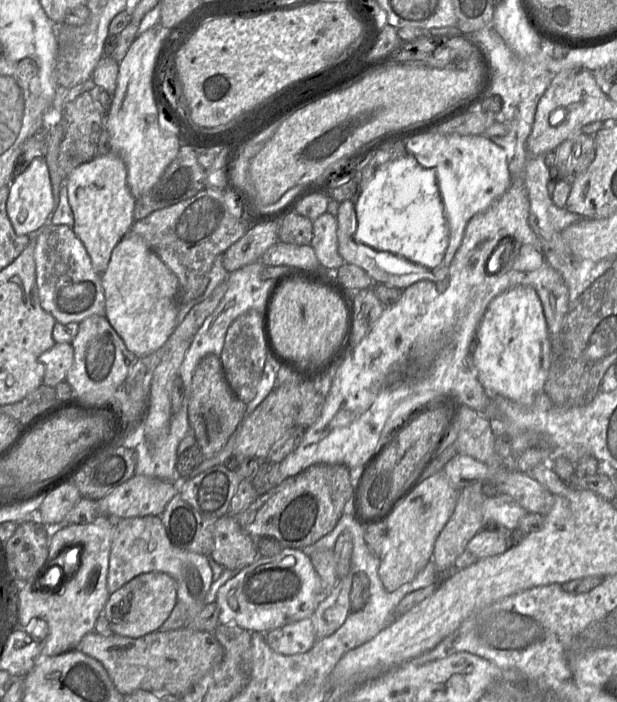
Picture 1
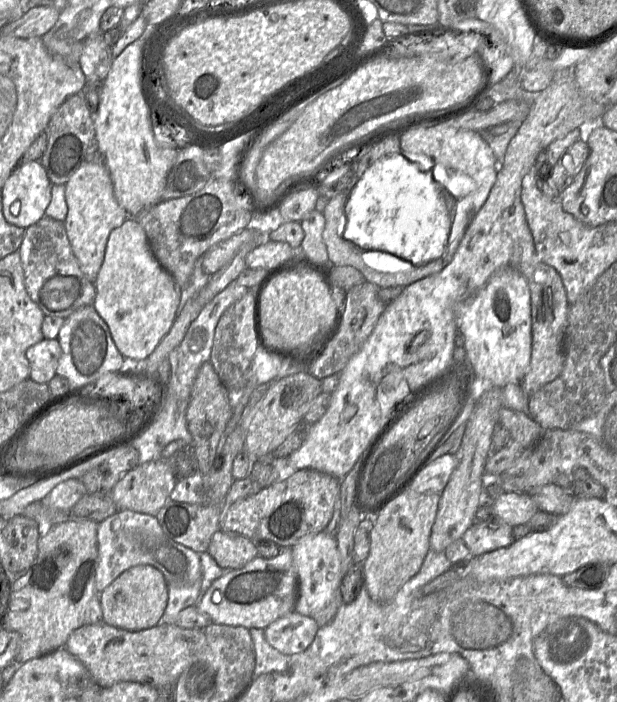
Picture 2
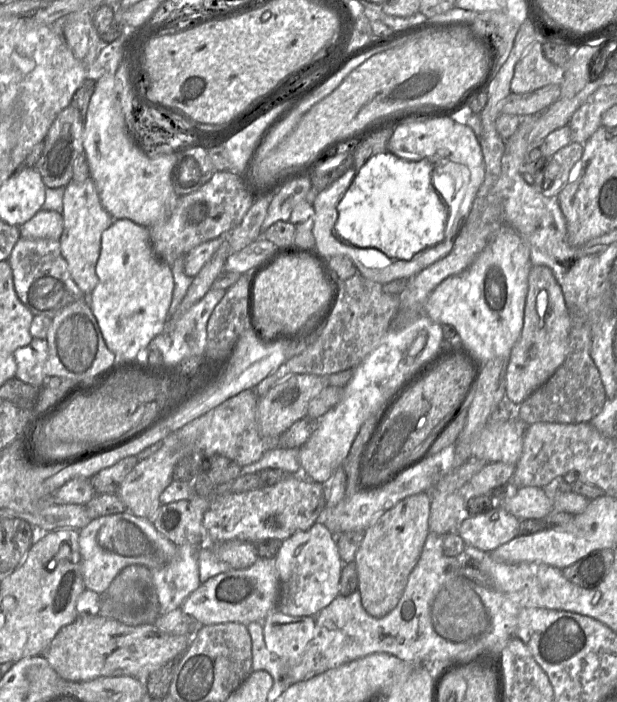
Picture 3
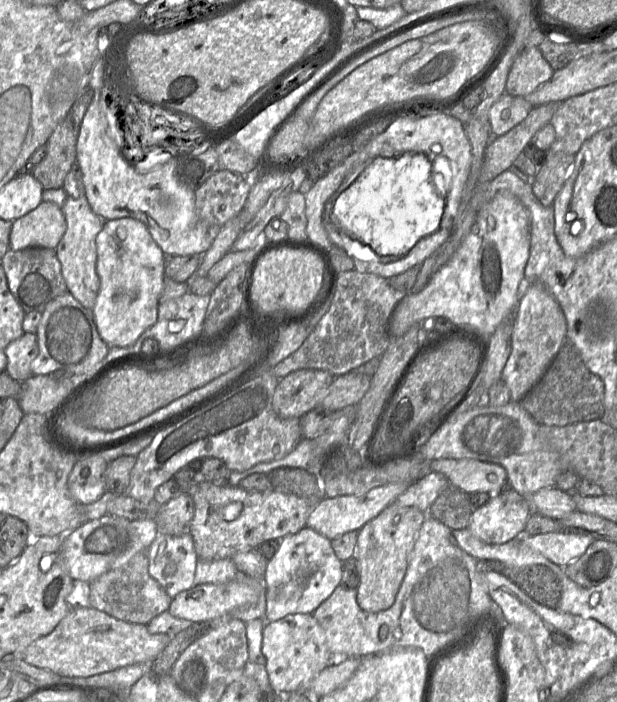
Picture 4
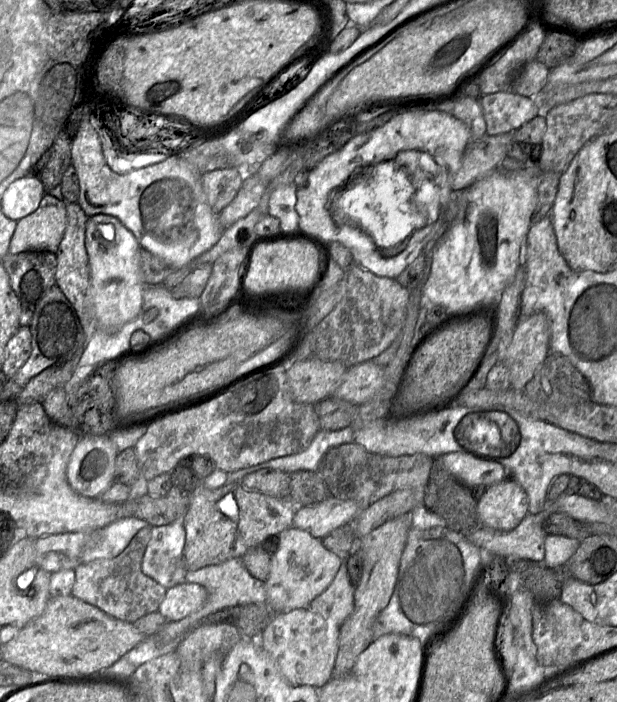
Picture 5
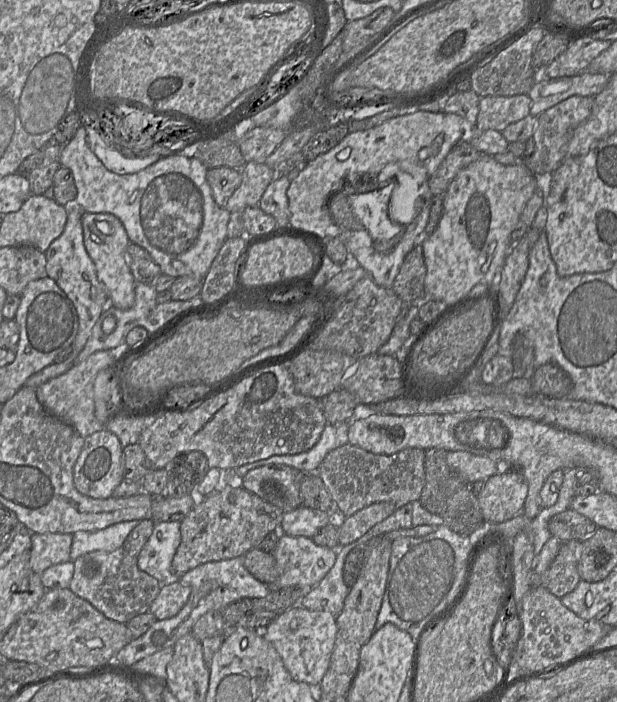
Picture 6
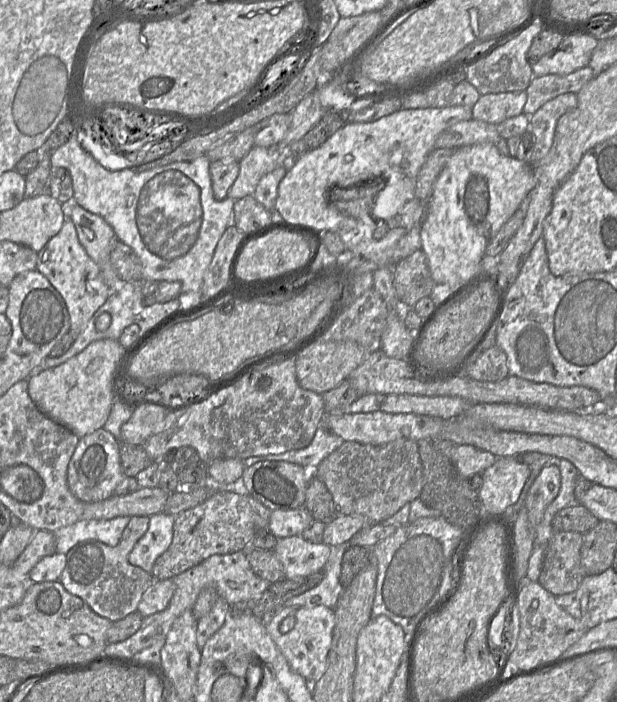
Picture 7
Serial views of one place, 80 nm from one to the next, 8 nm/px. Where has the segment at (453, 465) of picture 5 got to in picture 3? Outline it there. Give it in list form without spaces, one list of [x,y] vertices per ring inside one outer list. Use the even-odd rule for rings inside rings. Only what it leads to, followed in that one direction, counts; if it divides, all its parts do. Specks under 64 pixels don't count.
[[[495,462],[487,463],[462,488],[467,501],[475,496],[489,495],[495,489],[507,485],[512,480],[516,465]]]

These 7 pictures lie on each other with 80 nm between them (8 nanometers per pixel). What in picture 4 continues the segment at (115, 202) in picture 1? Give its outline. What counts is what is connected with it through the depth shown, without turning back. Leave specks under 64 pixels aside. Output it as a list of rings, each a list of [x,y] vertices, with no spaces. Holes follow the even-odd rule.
[[[85,196],[67,197],[62,211],[66,220],[66,231],[55,248],[61,273],[68,292],[85,308],[92,310],[100,288],[100,279],[96,272],[96,237],[103,228],[104,220],[93,212]]]

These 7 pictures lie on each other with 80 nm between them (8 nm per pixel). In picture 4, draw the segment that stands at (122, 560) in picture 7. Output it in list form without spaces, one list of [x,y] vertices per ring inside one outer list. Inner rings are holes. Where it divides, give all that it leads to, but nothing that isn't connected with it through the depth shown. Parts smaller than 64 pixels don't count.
[[[148,550],[135,554],[127,564],[111,569],[89,583],[91,607],[125,622],[147,625],[154,617],[167,612],[171,598],[148,573]]]

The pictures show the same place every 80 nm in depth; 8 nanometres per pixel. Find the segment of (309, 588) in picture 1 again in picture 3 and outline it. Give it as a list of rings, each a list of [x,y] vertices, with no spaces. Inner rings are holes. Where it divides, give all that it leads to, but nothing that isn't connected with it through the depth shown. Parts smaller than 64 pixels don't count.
[[[259,558],[245,569],[232,569],[201,583],[180,605],[181,611],[195,618],[200,625],[236,622],[248,625],[262,622],[277,609],[280,580],[275,558]]]

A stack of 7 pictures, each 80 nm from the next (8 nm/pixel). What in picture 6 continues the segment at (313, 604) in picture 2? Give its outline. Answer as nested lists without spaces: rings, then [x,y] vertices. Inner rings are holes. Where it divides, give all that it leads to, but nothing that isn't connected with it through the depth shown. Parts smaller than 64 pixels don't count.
[[[279,534],[273,552],[278,578],[270,588],[315,587],[333,567],[336,550],[316,545],[311,538]]]

